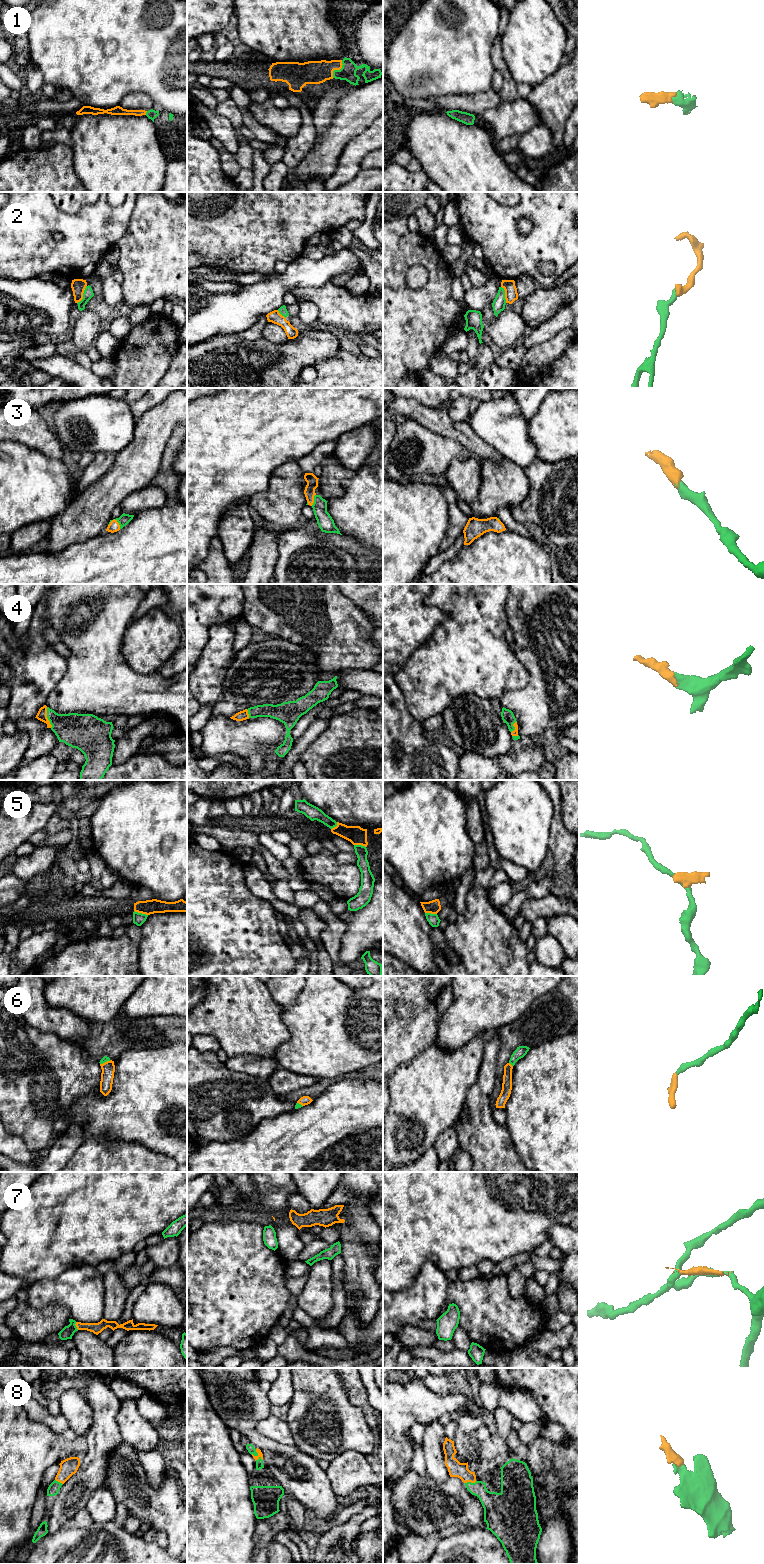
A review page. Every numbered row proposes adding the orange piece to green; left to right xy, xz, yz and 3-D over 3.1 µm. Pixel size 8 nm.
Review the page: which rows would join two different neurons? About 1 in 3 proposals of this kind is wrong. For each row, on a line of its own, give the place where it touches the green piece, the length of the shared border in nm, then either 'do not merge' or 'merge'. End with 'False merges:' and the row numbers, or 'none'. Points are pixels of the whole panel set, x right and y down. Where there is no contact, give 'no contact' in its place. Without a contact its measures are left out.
1: xz (337, 70) | 170 nm | merge
2: xy (83, 294) | 170 nm | do not merge
3: xy (115, 519) | 110 nm | merge
4: xy (47, 717) | 170 nm | merge
5: xy (141, 913) | 120 nm | do not merge
6: yz (510, 1063) | 50 nm | merge
7: xy (75, 1326) | 70 nm | do not merge
8: xz (257, 1455) | 110 nm | merge
False merges: 2, 5, 7

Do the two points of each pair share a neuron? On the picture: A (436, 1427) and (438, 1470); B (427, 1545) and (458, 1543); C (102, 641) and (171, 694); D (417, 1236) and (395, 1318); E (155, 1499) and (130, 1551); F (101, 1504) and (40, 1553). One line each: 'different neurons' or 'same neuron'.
A: same neuron
B: different neurons
C: same neuron
D: different neurons
E: different neurons
F: different neurons

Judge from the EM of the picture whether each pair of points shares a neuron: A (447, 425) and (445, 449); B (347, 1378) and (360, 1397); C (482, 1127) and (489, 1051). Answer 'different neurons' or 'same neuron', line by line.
A: different neurons
B: same neuron
C: same neuron

